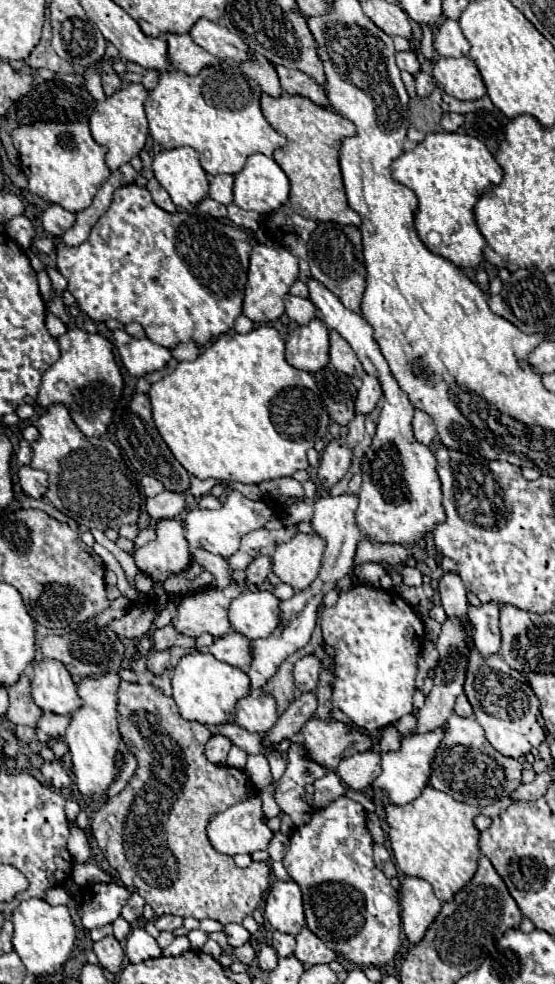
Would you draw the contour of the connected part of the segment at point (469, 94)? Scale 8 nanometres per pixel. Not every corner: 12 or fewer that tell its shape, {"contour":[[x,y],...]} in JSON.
{"contour":[[440,57],[432,75],[456,99],[486,95],[470,57]]}

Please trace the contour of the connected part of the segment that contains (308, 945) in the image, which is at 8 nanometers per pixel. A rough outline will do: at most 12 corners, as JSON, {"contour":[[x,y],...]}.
{"contour":[[308,927],[296,937],[302,963],[330,963],[330,951]]}

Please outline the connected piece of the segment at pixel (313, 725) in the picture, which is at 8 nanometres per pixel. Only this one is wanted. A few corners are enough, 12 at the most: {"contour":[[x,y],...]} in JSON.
{"contour":[[312,717],[302,727],[310,757],[332,771],[368,735]]}

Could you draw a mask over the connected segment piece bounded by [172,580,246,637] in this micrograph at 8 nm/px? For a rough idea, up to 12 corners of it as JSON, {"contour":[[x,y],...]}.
{"contour":[[233,580],[220,591],[182,597],[172,619],[190,637],[230,631],[228,607],[244,589]]}

